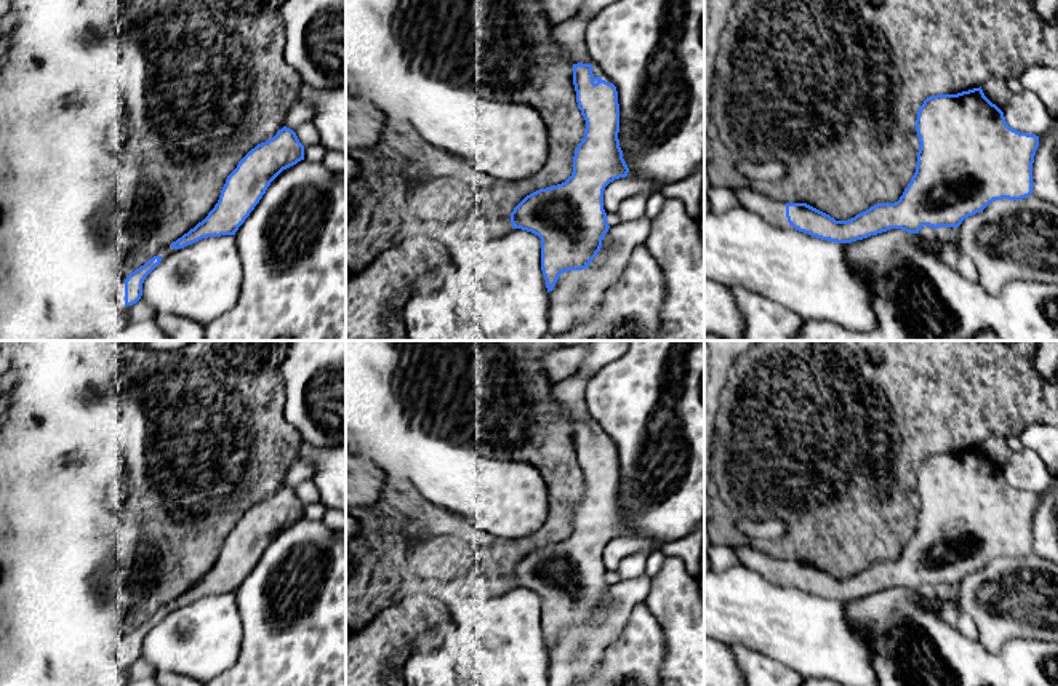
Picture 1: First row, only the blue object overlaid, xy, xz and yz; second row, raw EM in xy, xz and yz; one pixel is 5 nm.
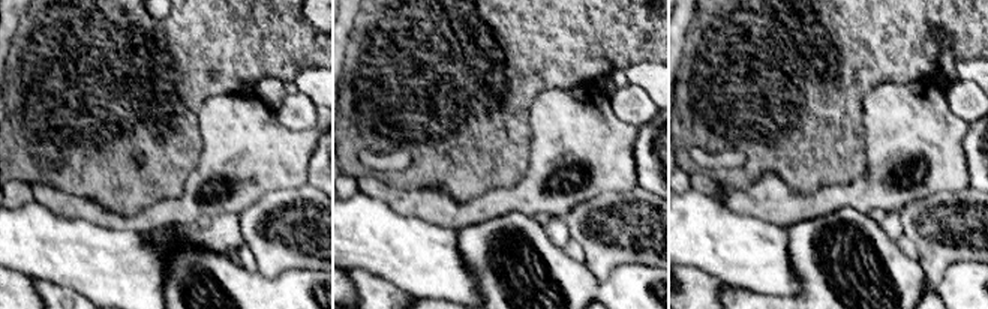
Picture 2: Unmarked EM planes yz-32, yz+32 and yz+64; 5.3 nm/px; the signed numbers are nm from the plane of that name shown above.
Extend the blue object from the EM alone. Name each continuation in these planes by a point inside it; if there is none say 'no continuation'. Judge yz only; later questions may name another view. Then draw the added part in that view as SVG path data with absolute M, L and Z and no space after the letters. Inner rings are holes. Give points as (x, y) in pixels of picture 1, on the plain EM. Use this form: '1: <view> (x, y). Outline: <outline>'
1: yz (772, 570). Outline: M759 544L735 548L739 564L759 572L765 580L781 587L794 587L786 576L786 561L767 555Z

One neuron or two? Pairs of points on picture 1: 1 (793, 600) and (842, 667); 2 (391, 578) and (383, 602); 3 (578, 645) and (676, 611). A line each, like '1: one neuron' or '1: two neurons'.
1: one neuron
2: one neuron
3: two neurons

